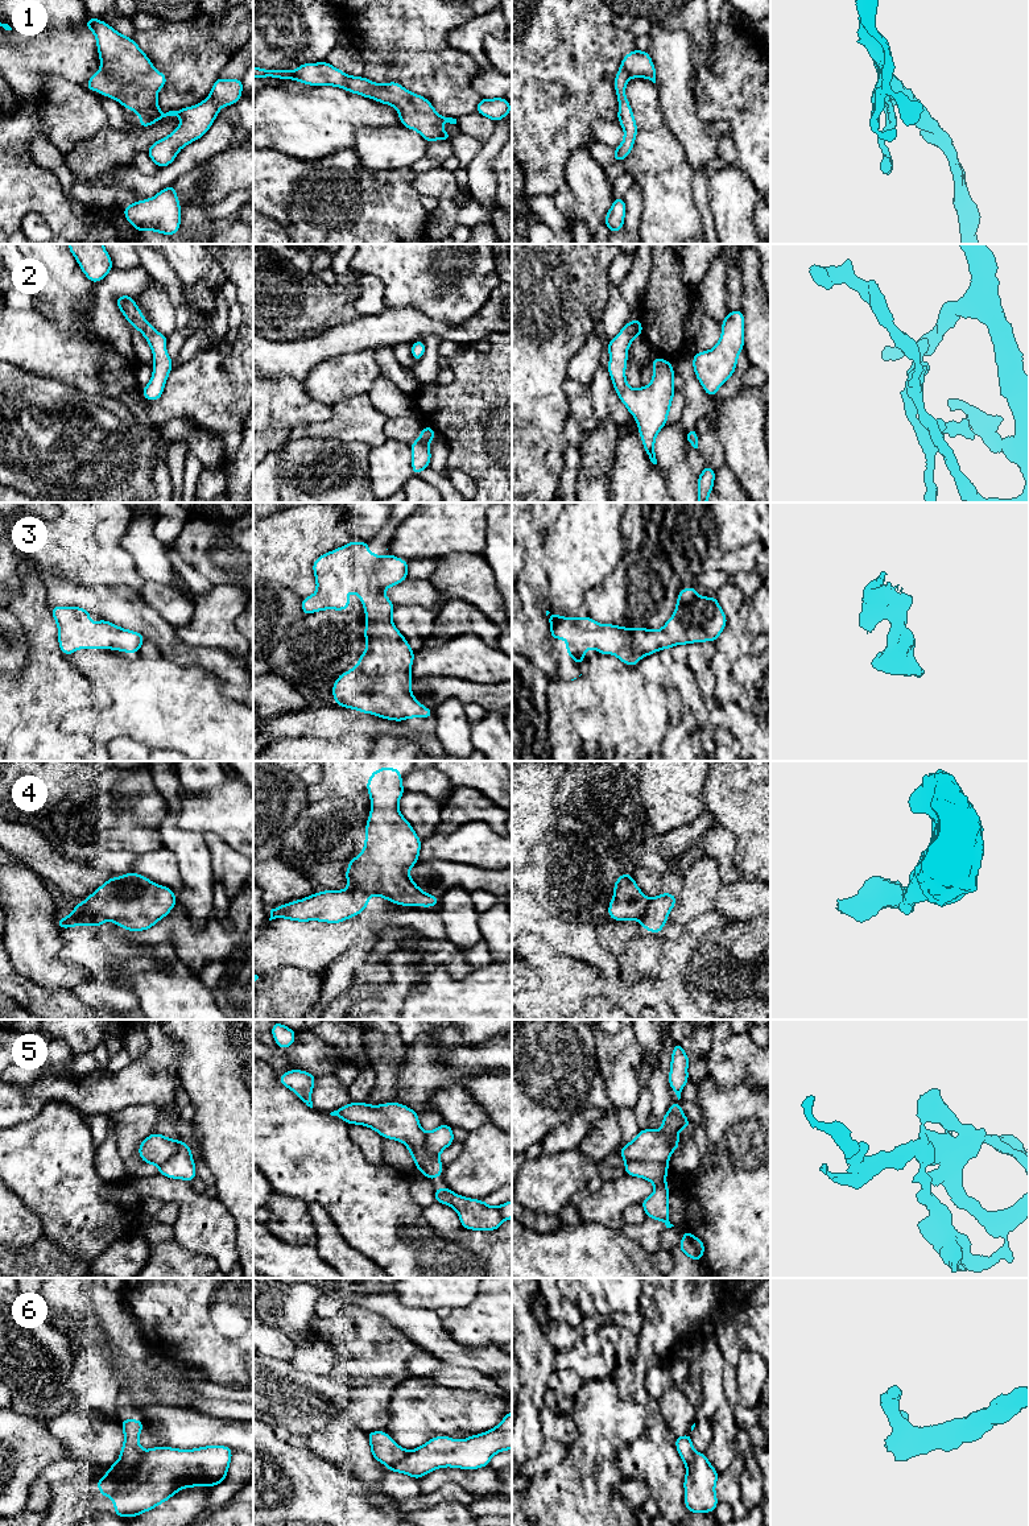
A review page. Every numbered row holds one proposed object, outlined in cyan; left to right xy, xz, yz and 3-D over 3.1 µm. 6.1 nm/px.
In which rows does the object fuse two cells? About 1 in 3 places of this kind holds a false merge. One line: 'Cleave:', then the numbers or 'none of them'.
Cleave: 4, 6

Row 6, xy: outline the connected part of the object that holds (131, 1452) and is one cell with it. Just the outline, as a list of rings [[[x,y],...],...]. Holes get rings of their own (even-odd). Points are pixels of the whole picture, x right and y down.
[[[120,1419],[124,1431],[124,1444],[119,1460],[112,1464],[108,1472],[98,1480],[95,1486],[102,1497],[109,1497],[132,1473],[145,1451],[139,1443],[140,1432],[144,1427],[139,1419]]]

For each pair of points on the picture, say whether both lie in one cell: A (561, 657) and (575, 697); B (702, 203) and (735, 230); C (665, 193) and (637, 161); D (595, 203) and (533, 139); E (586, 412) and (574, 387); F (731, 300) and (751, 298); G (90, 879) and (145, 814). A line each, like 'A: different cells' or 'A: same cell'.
A: different cells
B: different cells
C: same cell
D: different cells
E: same cell
F: different cells
G: different cells

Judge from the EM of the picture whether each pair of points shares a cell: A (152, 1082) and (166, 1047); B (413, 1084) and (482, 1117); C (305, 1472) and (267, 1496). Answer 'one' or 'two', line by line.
A: one
B: two
C: one

